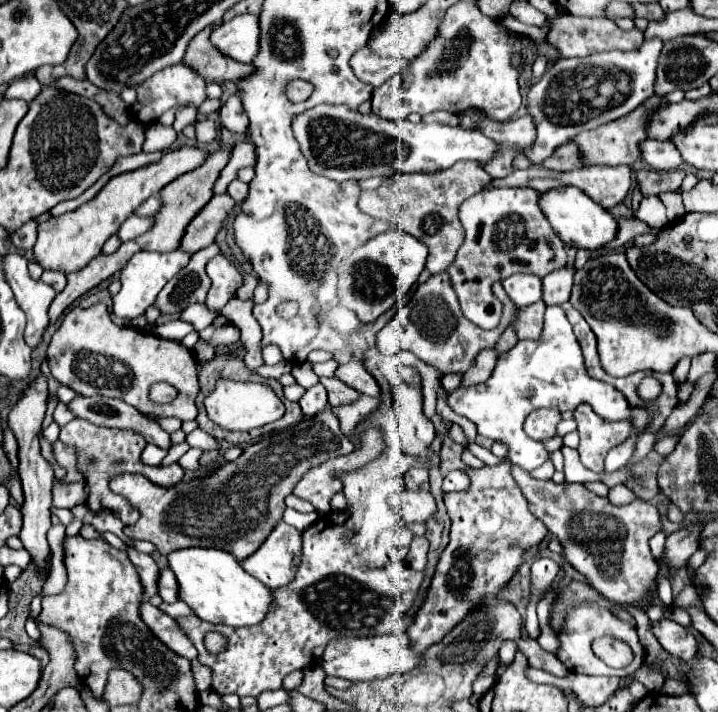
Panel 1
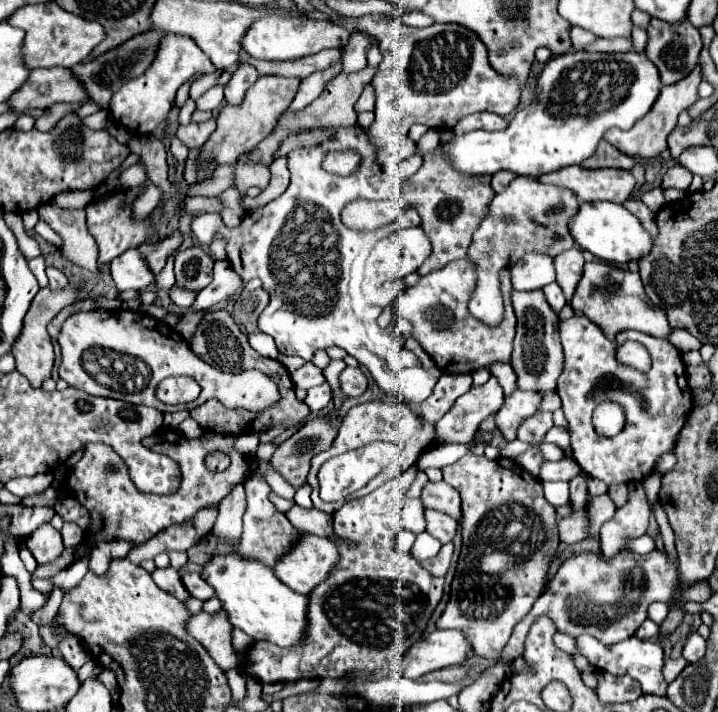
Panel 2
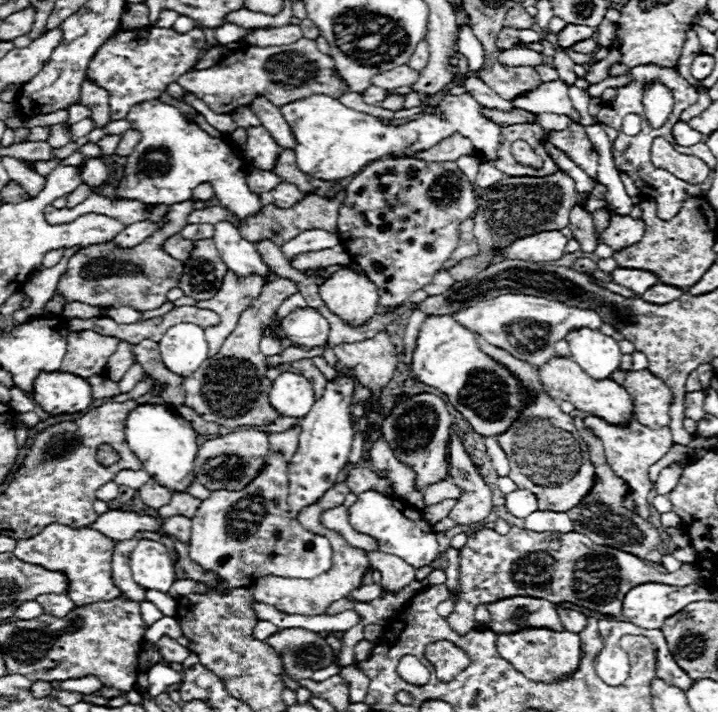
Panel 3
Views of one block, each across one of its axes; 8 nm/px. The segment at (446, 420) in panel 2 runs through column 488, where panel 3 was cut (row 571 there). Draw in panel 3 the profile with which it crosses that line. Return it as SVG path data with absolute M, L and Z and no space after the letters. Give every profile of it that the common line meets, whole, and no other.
M368 552L368 562L372 564L372 568L380 570L382 574L380 584L386 588L388 594L394 594L406 588L416 574L416 570L410 564L406 564L398 556L388 556L384 552Z

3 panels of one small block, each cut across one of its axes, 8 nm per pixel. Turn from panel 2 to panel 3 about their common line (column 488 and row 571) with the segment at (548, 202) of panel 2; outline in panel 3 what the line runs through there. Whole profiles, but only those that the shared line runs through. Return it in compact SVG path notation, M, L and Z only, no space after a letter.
M270 452L268 458L266 458L266 468L260 472L260 476L256 480L252 480L244 490L240 492L230 492L230 490L216 490L212 492L206 500L202 500L200 508L196 510L194 518L192 518L192 536L190 536L190 542L188 542L188 556L190 560L194 560L196 564L202 566L202 570L208 570L208 572L214 572L218 578L222 578L230 588L240 588L240 586L252 586L260 576L268 576L268 574L274 574L274 576L286 576L286 578L314 578L322 572L326 572L330 568L330 542L324 538L324 536L316 536L316 534L310 534L306 532L296 520L288 518L288 504L286 504L286 496L288 494L288 474L286 474L286 462L280 454L274 454Z

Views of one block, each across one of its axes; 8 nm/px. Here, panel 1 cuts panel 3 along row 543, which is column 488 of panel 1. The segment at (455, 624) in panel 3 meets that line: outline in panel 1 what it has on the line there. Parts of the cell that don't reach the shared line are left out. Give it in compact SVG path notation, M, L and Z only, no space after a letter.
M510 462L500 466L482 466L480 470L464 468L470 476L468 492L444 494L448 514L452 518L450 542L438 558L432 582L424 596L422 606L416 610L406 634L414 652L424 652L482 600L486 592L498 590L512 578L522 564L522 552L536 546L546 536L546 526L538 520L526 504L520 488L510 476Z

